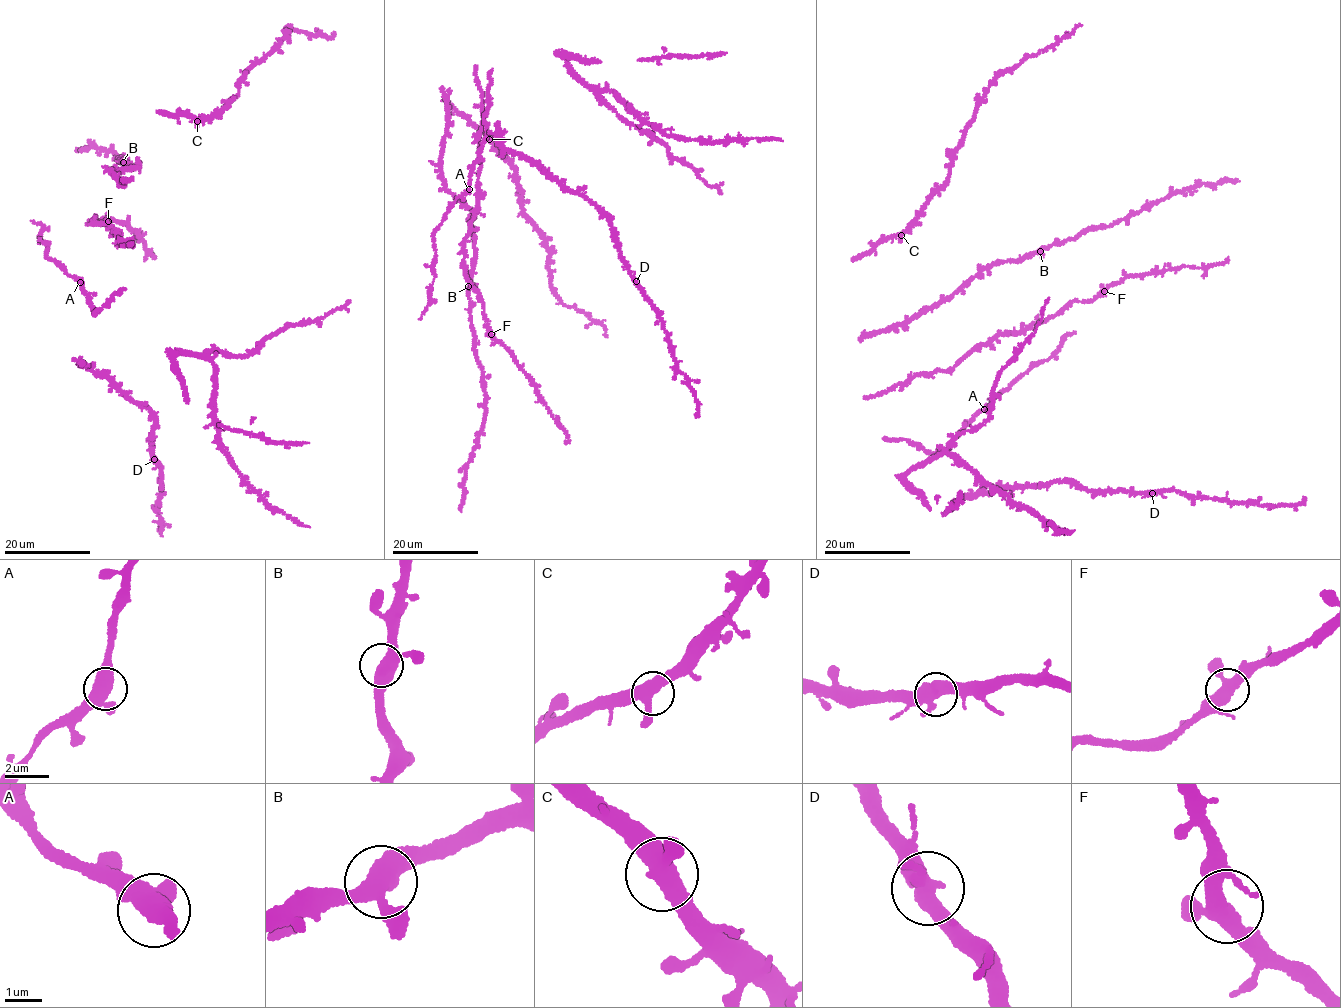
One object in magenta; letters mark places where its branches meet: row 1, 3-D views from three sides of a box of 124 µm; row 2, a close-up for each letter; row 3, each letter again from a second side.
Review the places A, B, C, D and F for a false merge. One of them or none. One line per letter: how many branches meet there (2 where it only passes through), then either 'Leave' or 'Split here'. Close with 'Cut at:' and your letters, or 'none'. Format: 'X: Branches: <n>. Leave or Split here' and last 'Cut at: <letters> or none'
A: Branches: 3. Leave
B: Branches: 3. Leave
C: Branches: 3. Leave
D: Branches: 3. Leave
F: Branches: 3. Leave
Cut at: none

